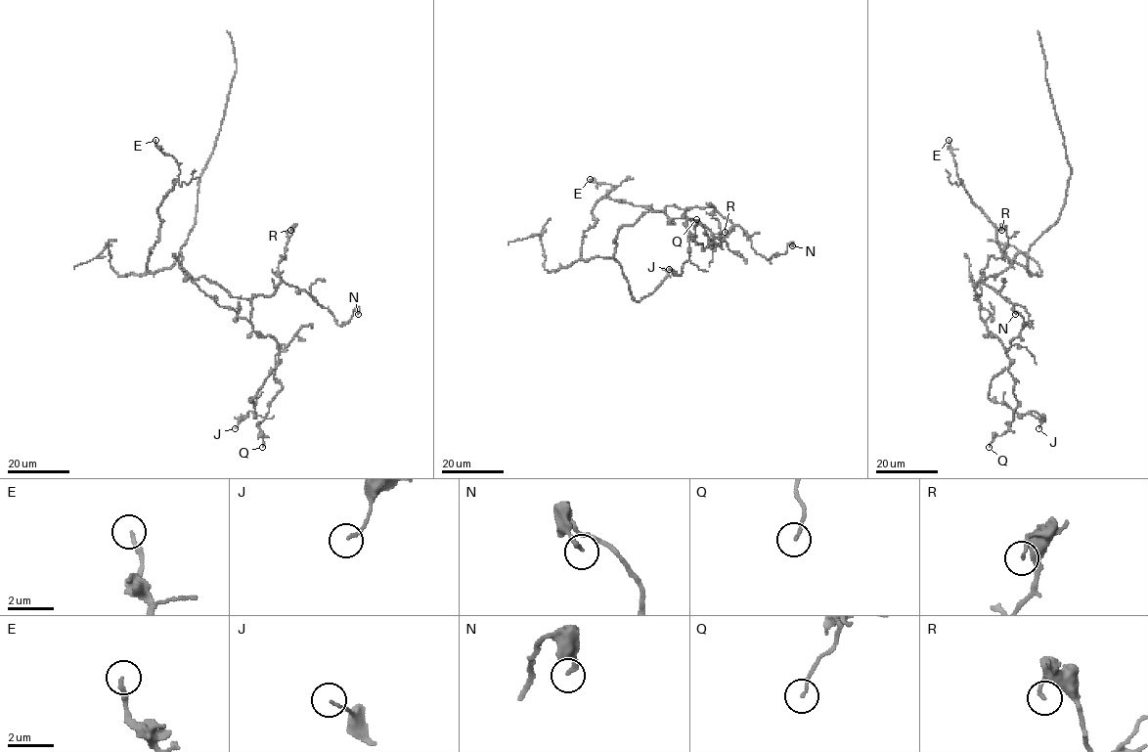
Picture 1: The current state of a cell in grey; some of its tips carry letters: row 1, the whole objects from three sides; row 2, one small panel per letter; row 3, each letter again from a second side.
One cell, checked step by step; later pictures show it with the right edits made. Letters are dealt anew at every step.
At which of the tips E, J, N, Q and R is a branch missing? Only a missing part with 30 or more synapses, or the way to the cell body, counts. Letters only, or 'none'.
none

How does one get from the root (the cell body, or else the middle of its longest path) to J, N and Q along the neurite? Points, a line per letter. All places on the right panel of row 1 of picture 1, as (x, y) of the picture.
J: (995, 275), (976, 298), (1010, 365), (992, 379), (988, 397), (1020, 414), (1037, 412), (1038, 428)
N: (995, 275), (980, 284), (976, 298), (982, 281), (1024, 307), (1029, 320), (1025, 325), (1015, 314)
Q: (995, 275), (980, 284), (976, 298), (980, 319), (1010, 361), (1018, 407), (1008, 429), (989, 447)

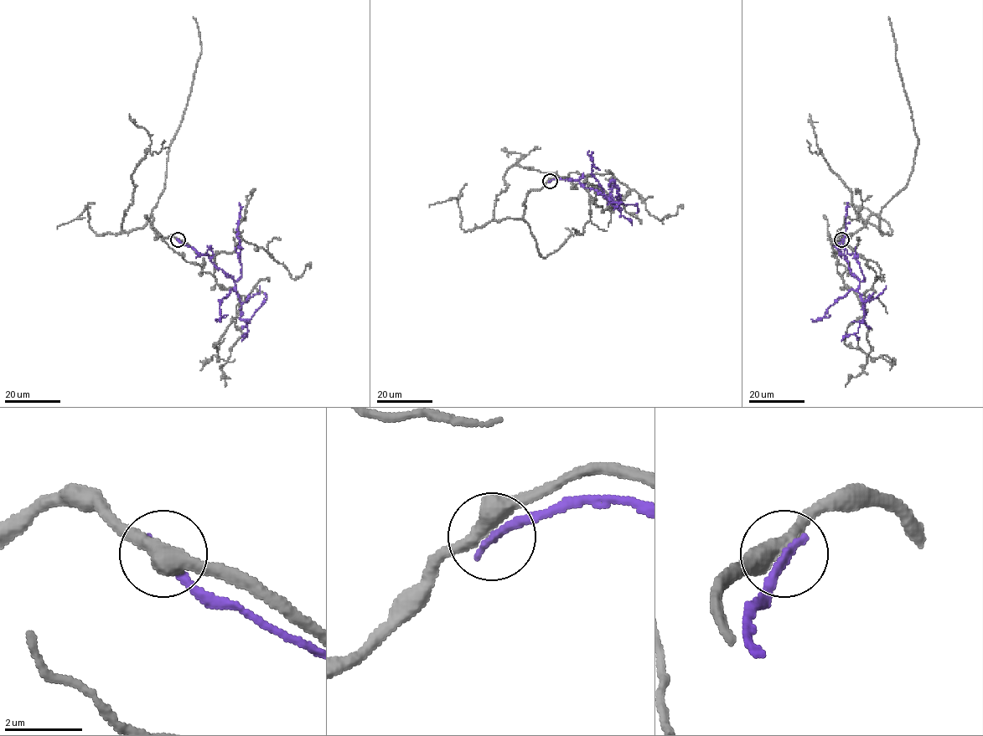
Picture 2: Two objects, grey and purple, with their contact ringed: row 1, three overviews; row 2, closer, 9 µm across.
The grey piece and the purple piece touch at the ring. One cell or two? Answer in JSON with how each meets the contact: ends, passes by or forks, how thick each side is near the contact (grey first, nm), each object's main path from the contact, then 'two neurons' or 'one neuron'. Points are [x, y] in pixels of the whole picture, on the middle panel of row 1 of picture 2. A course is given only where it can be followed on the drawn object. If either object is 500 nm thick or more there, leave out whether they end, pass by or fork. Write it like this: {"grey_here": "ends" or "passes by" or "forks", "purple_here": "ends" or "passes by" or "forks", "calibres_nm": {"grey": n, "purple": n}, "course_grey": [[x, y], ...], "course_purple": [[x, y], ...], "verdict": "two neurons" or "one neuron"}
{"grey_here": "passes by", "purple_here": "ends", "calibres_nm": {"grey": 440, "purple": 260}, "course_grey": [[550, 181], [529, 193], [523, 203], [522, 218], [542, 257], [574, 235], [566, 229]], "course_purple": [[550, 181], [556, 178], [577, 180], [585, 187], [595, 188], [611, 203], [612, 182], [609, 185], [611, 187]], "verdict": "two neurons"}

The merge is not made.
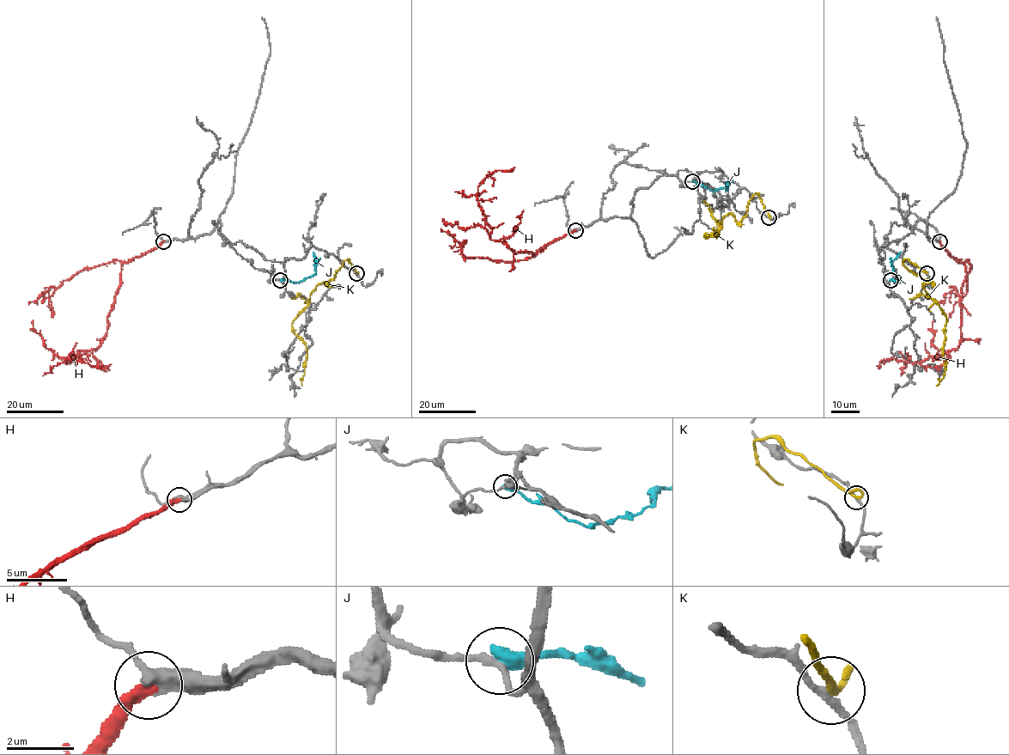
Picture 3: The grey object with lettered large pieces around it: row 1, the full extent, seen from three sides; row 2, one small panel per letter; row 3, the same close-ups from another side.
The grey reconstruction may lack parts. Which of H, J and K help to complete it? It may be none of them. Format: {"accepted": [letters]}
{"accepted": ["H"]}

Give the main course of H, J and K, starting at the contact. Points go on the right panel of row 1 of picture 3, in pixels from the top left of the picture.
H: (939, 241), (964, 265), (961, 344), (957, 349), (919, 362), (890, 359), (880, 362), (880, 366), (877, 365)
J: (890, 280), (899, 282), (892, 261), (901, 252)
K: (926, 273), (902, 260), (908, 270), (932, 282), (922, 286), (945, 316), (945, 371), (937, 386)

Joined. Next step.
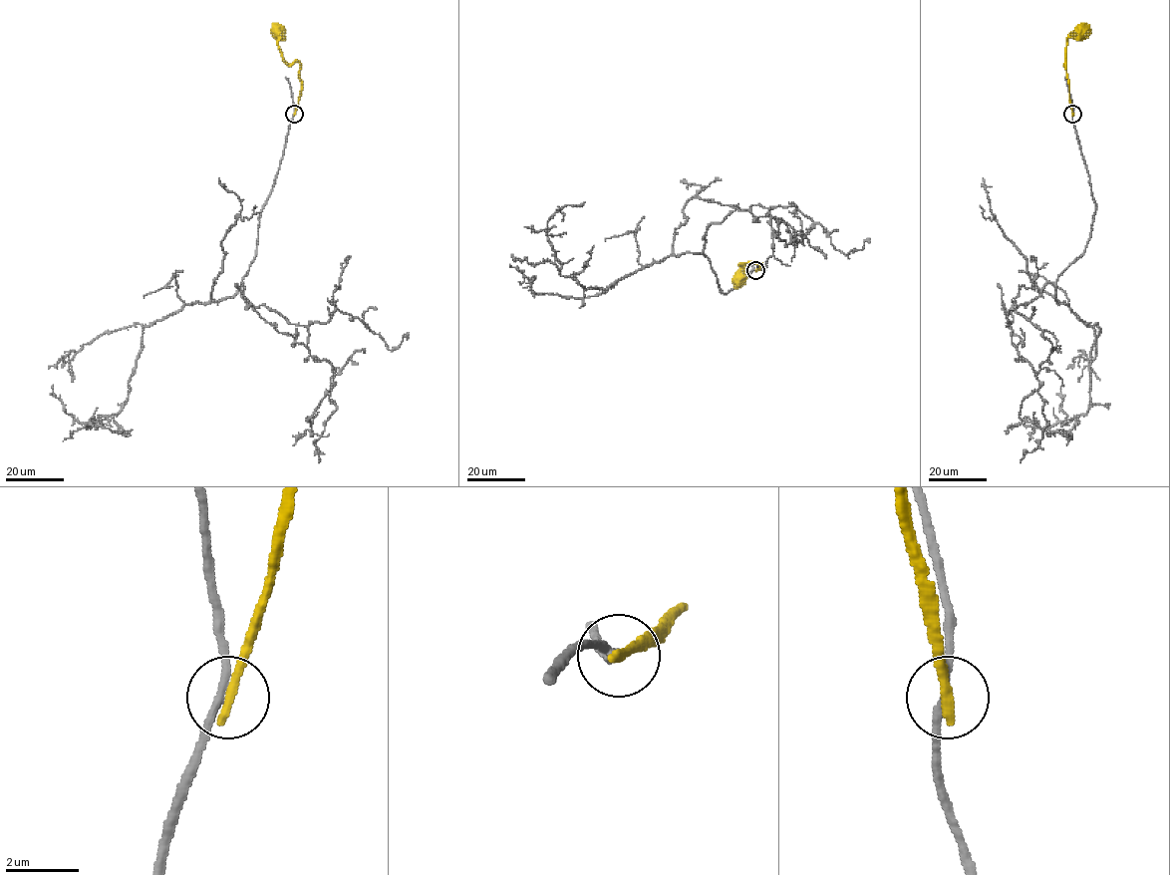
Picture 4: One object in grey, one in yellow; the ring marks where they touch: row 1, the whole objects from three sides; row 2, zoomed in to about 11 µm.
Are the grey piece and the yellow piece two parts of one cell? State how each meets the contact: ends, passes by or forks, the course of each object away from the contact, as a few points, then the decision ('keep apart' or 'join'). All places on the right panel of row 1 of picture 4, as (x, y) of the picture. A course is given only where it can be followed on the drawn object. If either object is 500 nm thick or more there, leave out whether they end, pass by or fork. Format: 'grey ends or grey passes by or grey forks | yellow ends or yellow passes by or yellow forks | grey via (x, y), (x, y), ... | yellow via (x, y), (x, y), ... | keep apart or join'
grey passes by | yellow ends | grey via (1072, 113), (1095, 211), (1084, 251), (1058, 277), (1055, 298), (1093, 329), (1090, 407), (1047, 428), (1005, 431) | yellow via (1072, 113), (1066, 61), (1064, 65), (1065, 49), (1067, 39), (1071, 35), (1081, 37), (1081, 33) | keep apart

